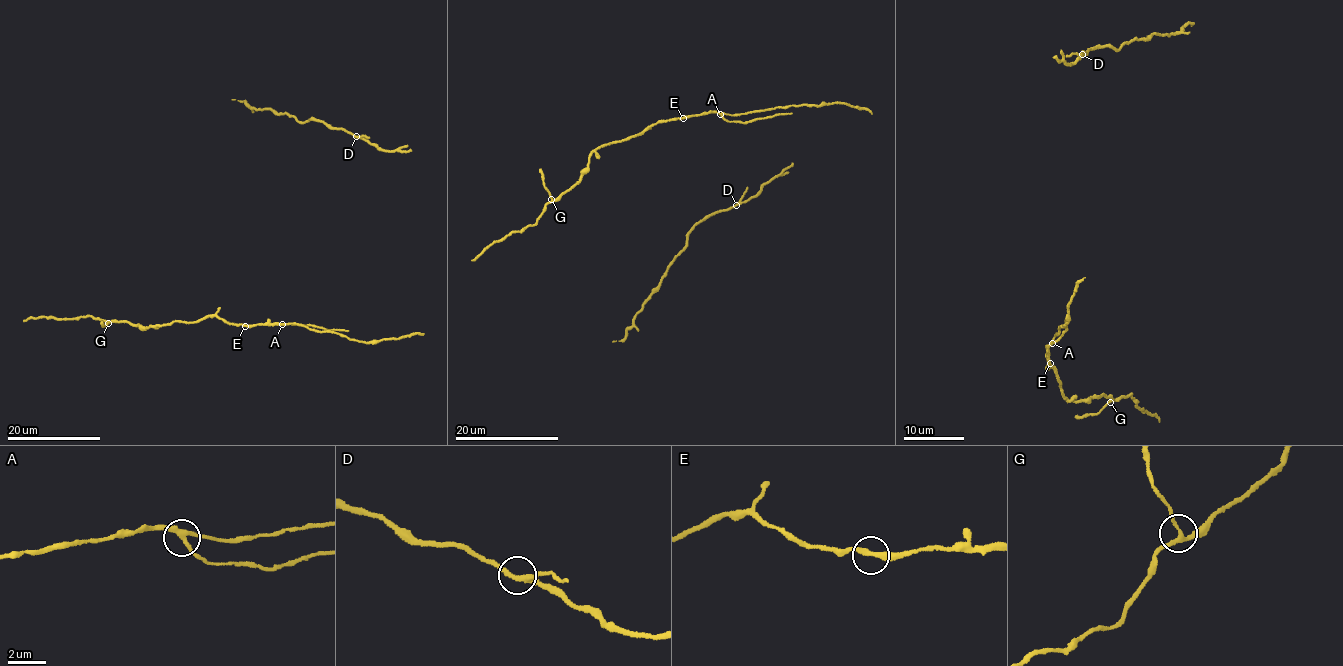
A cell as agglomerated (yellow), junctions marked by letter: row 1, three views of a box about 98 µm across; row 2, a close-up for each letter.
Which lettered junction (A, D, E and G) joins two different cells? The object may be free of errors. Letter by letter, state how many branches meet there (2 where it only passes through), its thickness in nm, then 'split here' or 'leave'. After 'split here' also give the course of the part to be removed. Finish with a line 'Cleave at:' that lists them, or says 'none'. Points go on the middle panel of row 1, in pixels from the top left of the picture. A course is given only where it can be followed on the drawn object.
A: 3 | 220 nm | split here | (720, 114), (726, 121), (747, 123), (757, 118), (791, 113)
D: 3 | 200 nm | leave
E: 2 | 240 nm | leave
G: 3 | 190 nm | leave
Cleave at: A

